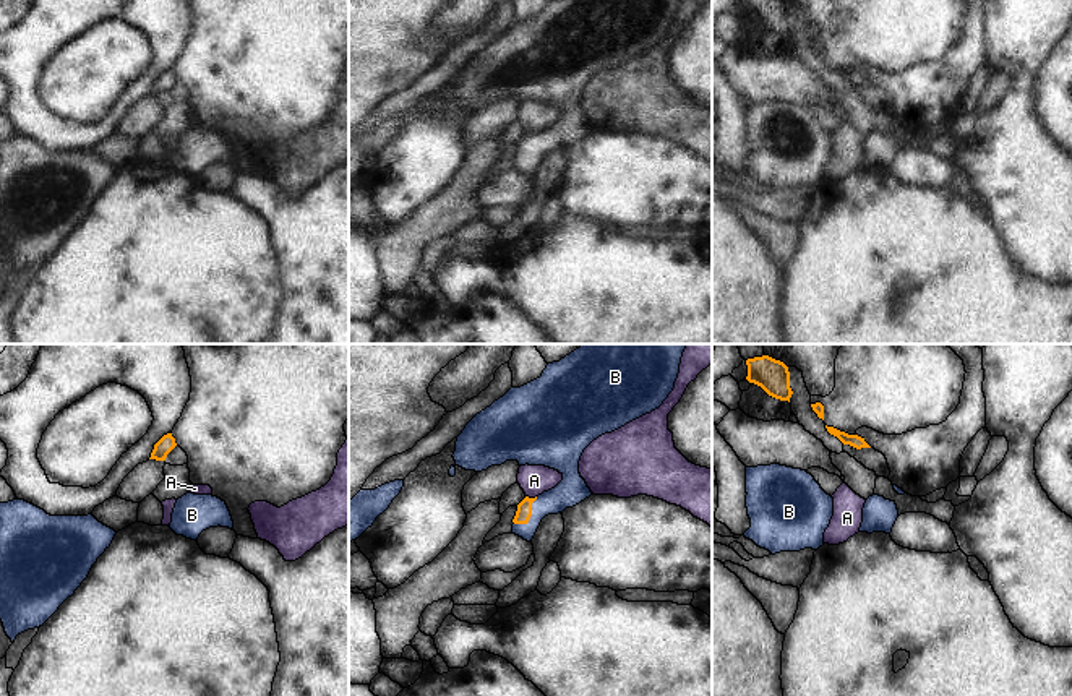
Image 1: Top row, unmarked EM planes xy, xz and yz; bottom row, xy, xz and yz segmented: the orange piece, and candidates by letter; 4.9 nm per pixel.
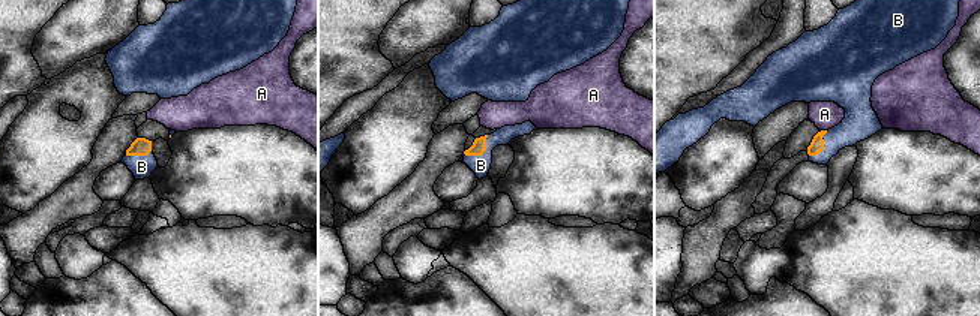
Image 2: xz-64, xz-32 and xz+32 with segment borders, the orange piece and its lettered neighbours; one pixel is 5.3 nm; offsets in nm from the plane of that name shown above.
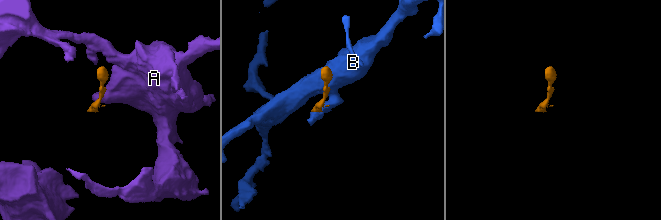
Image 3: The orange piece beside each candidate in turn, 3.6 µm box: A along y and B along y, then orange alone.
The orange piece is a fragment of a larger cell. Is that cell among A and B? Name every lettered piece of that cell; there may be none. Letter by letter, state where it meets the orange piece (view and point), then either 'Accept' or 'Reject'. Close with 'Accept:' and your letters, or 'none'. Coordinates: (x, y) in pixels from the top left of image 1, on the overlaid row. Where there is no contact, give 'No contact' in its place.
A: Touches orange at xz (531, 498). Reject
B: Touches orange at xz (531, 515). Accept
Accept: B.

